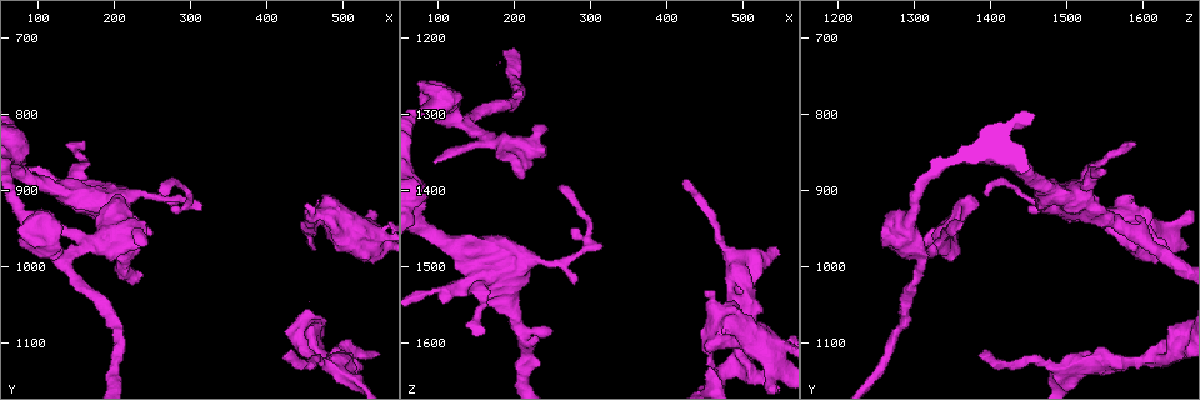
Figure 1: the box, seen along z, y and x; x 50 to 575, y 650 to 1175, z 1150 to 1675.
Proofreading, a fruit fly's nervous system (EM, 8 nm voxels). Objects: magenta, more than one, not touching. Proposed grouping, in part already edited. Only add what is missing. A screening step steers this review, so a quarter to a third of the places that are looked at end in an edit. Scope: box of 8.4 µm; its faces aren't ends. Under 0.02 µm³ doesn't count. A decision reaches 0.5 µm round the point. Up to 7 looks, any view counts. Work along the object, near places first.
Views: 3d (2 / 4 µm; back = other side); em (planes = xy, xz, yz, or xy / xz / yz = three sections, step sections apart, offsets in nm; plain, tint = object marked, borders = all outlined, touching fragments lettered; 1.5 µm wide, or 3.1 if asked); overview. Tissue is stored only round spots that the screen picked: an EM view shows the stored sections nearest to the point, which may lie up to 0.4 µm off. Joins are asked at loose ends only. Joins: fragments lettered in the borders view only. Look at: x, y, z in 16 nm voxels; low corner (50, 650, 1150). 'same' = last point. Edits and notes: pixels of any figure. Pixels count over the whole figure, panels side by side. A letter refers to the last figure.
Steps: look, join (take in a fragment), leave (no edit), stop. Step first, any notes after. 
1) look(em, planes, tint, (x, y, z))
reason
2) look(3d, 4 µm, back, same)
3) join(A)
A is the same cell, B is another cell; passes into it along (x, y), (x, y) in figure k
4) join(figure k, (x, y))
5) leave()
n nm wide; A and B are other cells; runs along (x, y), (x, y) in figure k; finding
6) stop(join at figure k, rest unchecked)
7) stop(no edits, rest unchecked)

look(em, planes, borders, (465, 980, 1630))
free end

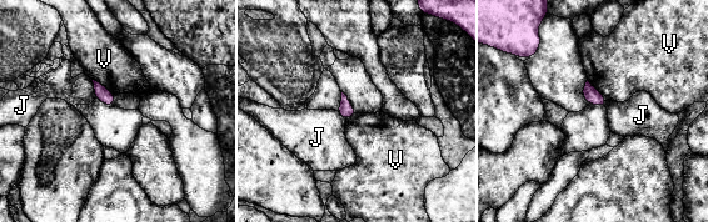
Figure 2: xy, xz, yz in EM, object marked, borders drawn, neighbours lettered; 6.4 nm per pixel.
leave()
J and V are other cells; border along (90, 77), (114, 94) in figure 2; no lettered fragment goes on from it

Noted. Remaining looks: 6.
look(em, xy, step 8, tint, (425, 1115, 1385))
free end

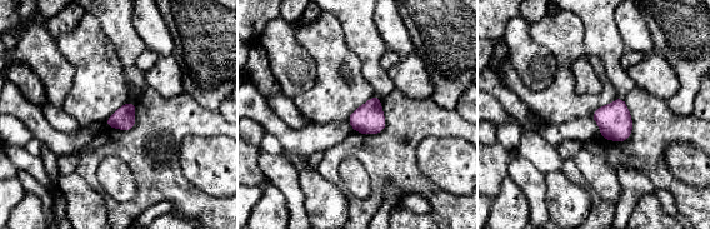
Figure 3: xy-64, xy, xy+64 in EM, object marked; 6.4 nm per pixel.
look(em, planes, borders, same)
another direction

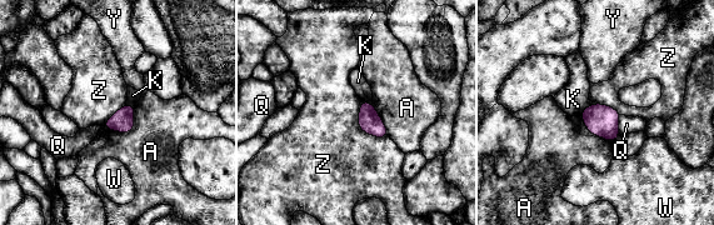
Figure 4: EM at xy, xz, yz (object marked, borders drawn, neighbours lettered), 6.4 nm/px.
leave()
A, K, Q, W, Y and Z are other cells; border along (360, 101), (359, 126), (388, 136) in figure 4; none of them fits

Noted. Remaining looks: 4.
look(em, yz, step 4, borders, (100, 945, 1365))
free end

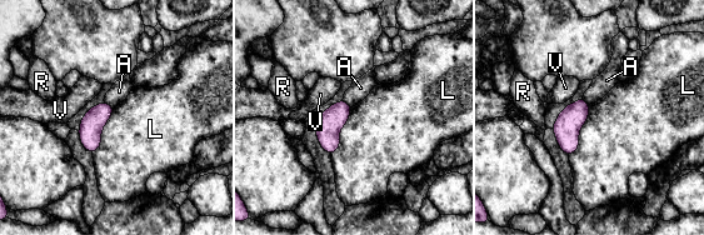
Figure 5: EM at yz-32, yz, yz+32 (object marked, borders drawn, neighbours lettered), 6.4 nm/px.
leave()
A, L, R and V are other cells; border along (589, 105), (579, 145), (569, 155) in figure 5; no lettered fragment goes on from it

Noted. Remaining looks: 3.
stop(no edits, rest unchecked)

